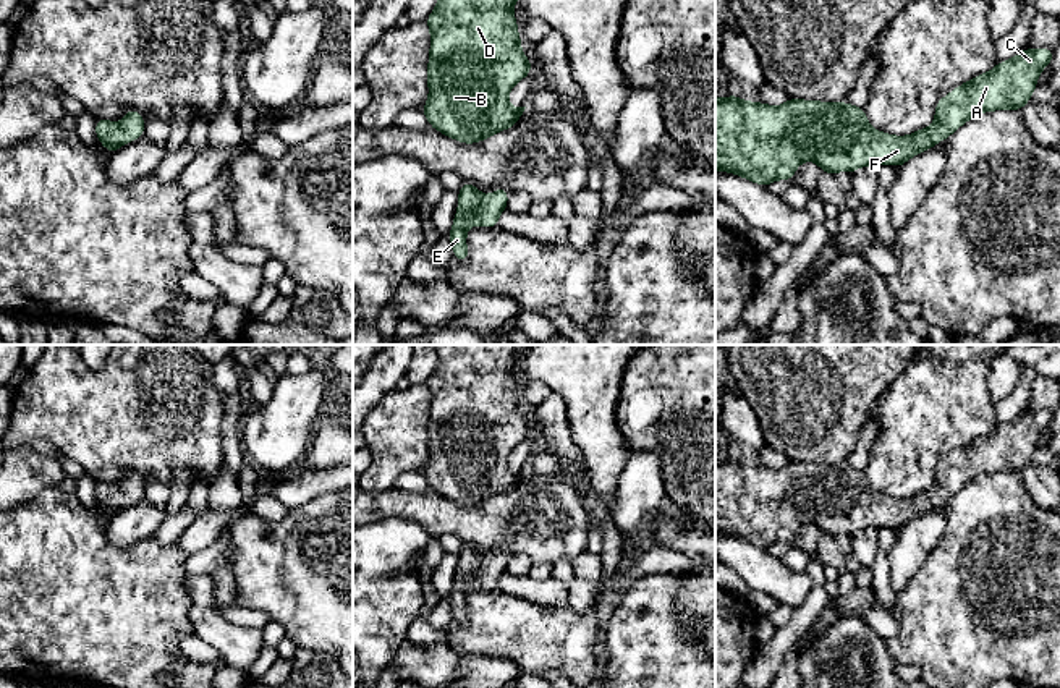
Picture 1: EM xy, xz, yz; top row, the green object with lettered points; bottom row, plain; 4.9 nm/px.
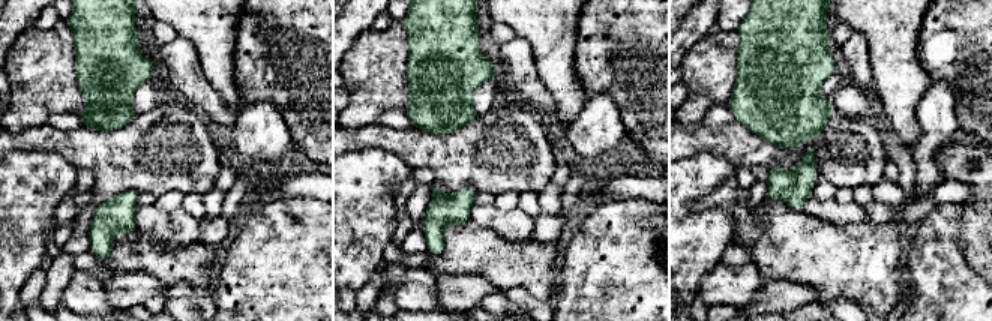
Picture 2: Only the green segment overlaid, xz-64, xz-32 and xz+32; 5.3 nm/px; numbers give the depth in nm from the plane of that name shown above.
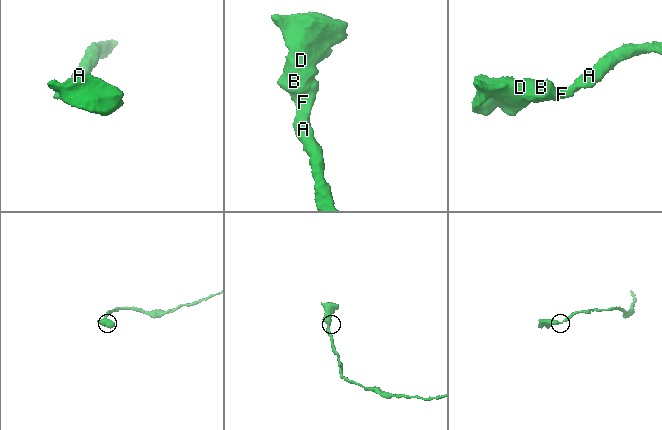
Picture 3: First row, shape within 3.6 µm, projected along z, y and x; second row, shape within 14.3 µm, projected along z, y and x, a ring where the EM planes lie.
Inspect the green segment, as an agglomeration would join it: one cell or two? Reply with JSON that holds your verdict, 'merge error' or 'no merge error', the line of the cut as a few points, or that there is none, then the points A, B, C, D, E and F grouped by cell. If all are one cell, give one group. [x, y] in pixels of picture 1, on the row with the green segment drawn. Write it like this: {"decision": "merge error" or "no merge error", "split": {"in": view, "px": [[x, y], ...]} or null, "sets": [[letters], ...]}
{"decision": "no merge error", "split": null, "sets": [["A", "B", "C", "D", "E", "F"]]}

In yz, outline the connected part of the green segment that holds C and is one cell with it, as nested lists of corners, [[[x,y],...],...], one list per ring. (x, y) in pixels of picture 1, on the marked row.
[[[1024,49],[1020,55],[1000,62],[994,70],[956,86],[935,105],[931,128],[909,136],[893,136],[877,131],[866,118],[864,108],[848,102],[832,104],[819,100],[788,99],[774,107],[740,100],[733,92],[727,99],[715,97],[715,172],[730,172],[761,186],[775,180],[791,181],[801,162],[816,162],[824,173],[854,172],[861,167],[901,167],[913,155],[947,139],[976,113],[994,110],[1021,110],[1037,86],[1039,73],[1050,65],[1052,49]]]

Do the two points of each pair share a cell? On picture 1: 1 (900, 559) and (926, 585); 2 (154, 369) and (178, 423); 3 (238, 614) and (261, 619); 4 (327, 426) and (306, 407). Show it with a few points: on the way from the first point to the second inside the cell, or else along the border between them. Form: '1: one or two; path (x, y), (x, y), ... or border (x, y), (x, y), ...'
1: two; border (937, 543), (923, 565), (895, 596)
2: one; path (154, 382), (154, 399), (165, 410)
3: one; path (243, 617), (256, 619)
4: two; border (329, 405), (316, 420), (313, 441), (305, 454)

